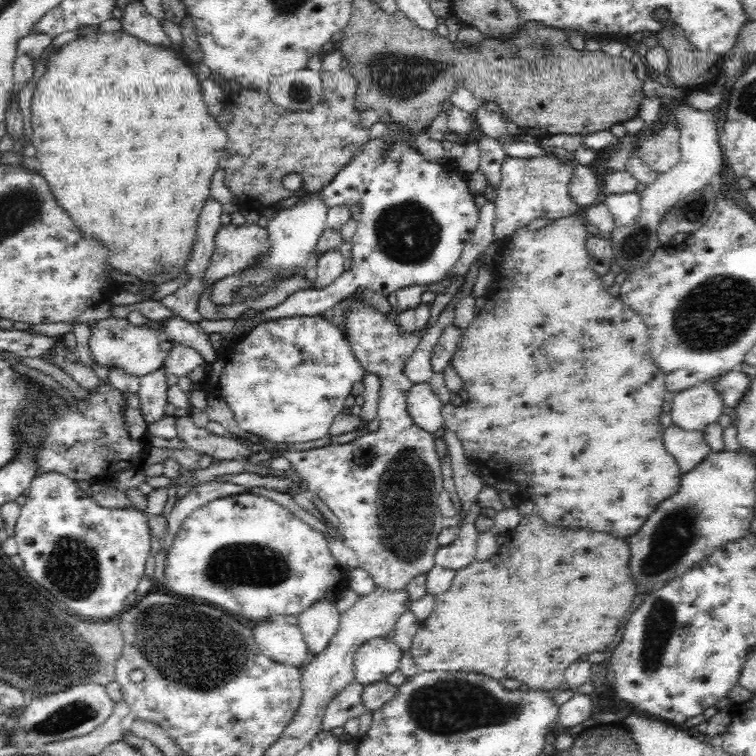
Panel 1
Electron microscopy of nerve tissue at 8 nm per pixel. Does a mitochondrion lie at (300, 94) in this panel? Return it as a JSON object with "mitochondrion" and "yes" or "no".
{"mitochondrion":"yes"}

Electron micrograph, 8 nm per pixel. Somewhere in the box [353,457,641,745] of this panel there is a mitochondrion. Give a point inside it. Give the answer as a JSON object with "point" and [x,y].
{"point":[442,707]}

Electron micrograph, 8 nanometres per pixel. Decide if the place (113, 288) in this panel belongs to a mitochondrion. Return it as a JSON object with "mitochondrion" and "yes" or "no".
{"mitochondrion":"no"}

